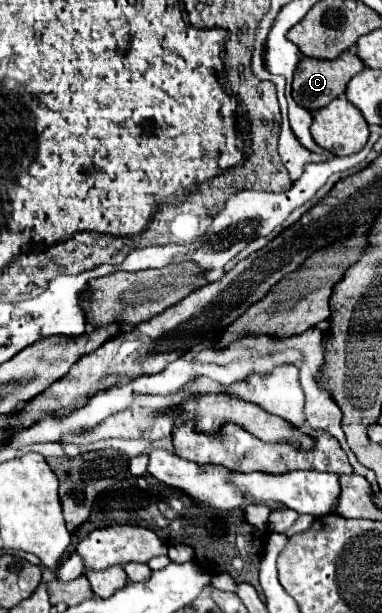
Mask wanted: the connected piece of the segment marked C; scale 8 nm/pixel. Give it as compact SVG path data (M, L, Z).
M345 51L343 55L339 55L337 59L331 59L331 61L301 57L301 63L299 63L299 67L295 71L295 79L293 79L293 99L303 109L315 113L317 109L331 103L335 97L341 97L345 93L349 79L355 77L357 73L361 73L363 69L365 69L363 61L353 51Z

